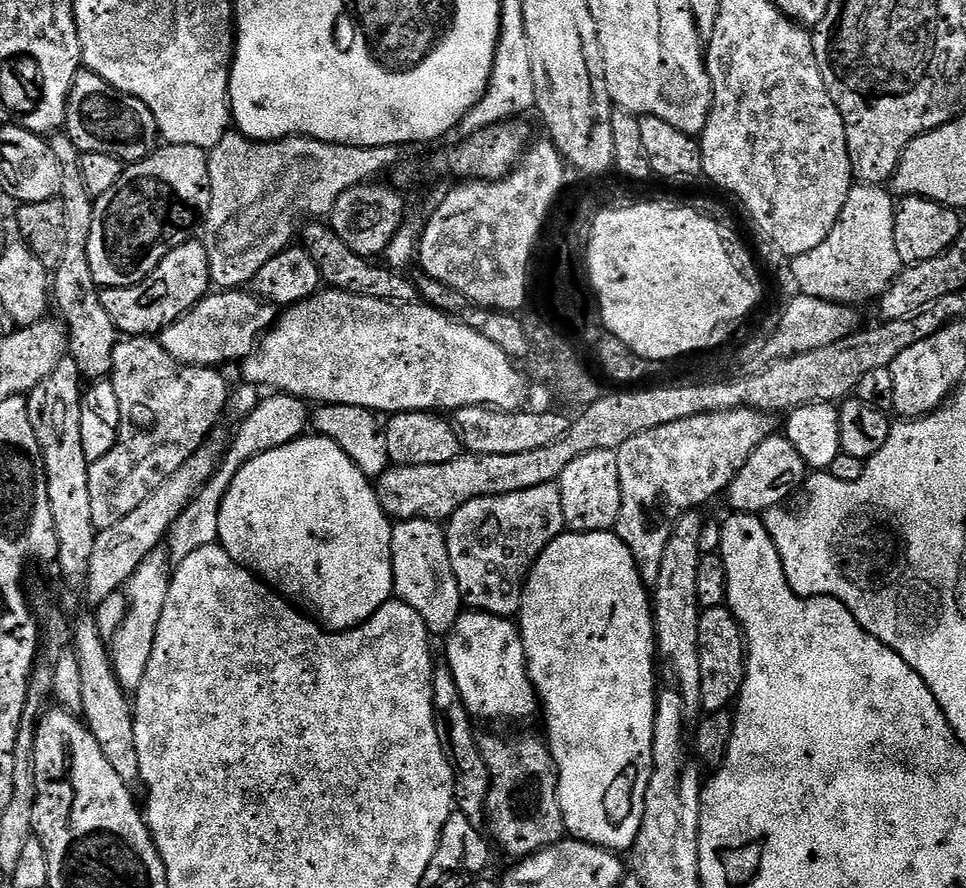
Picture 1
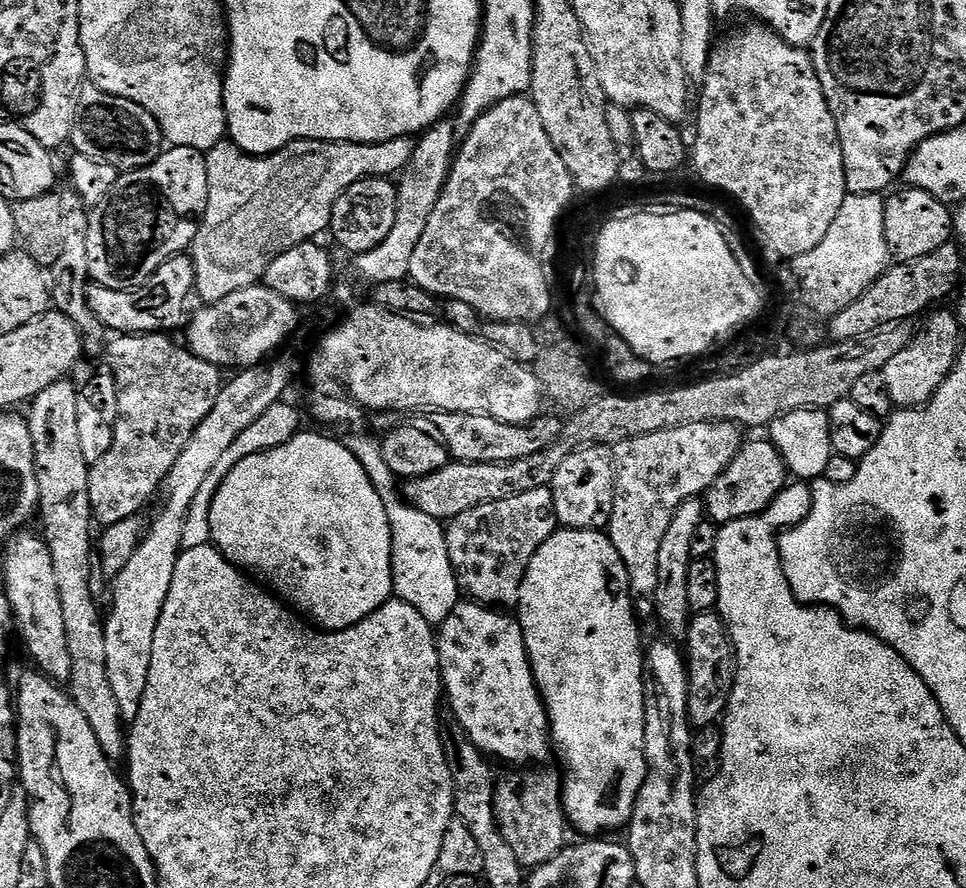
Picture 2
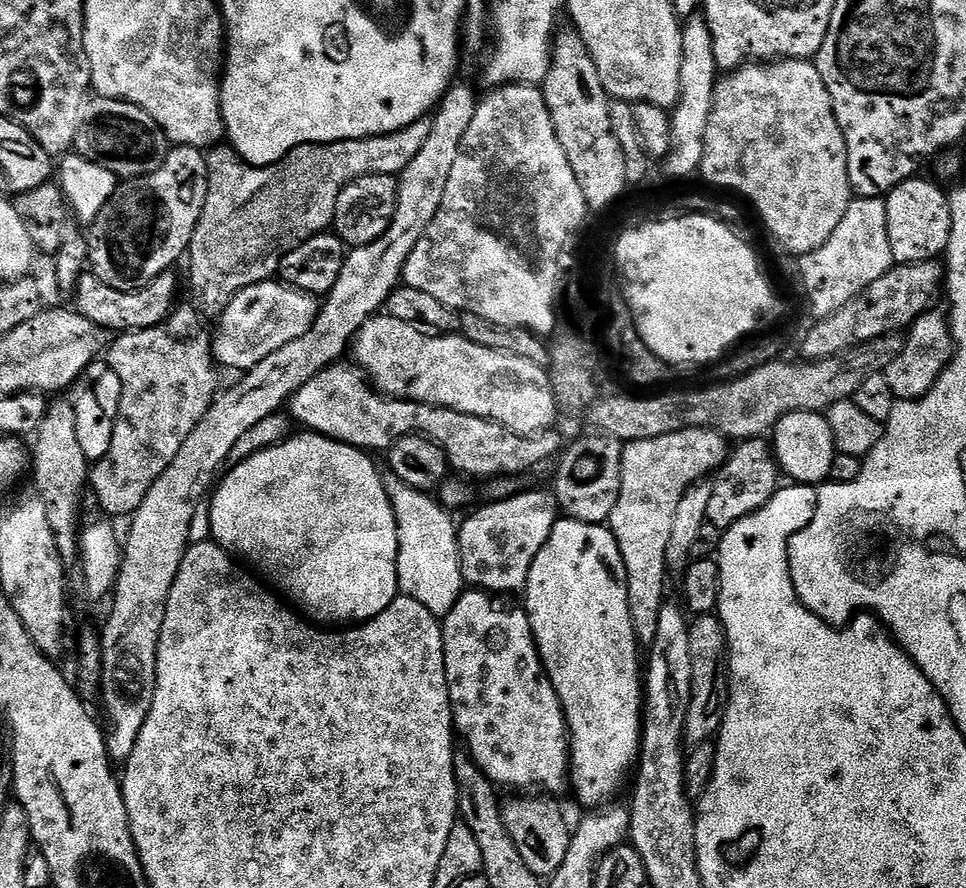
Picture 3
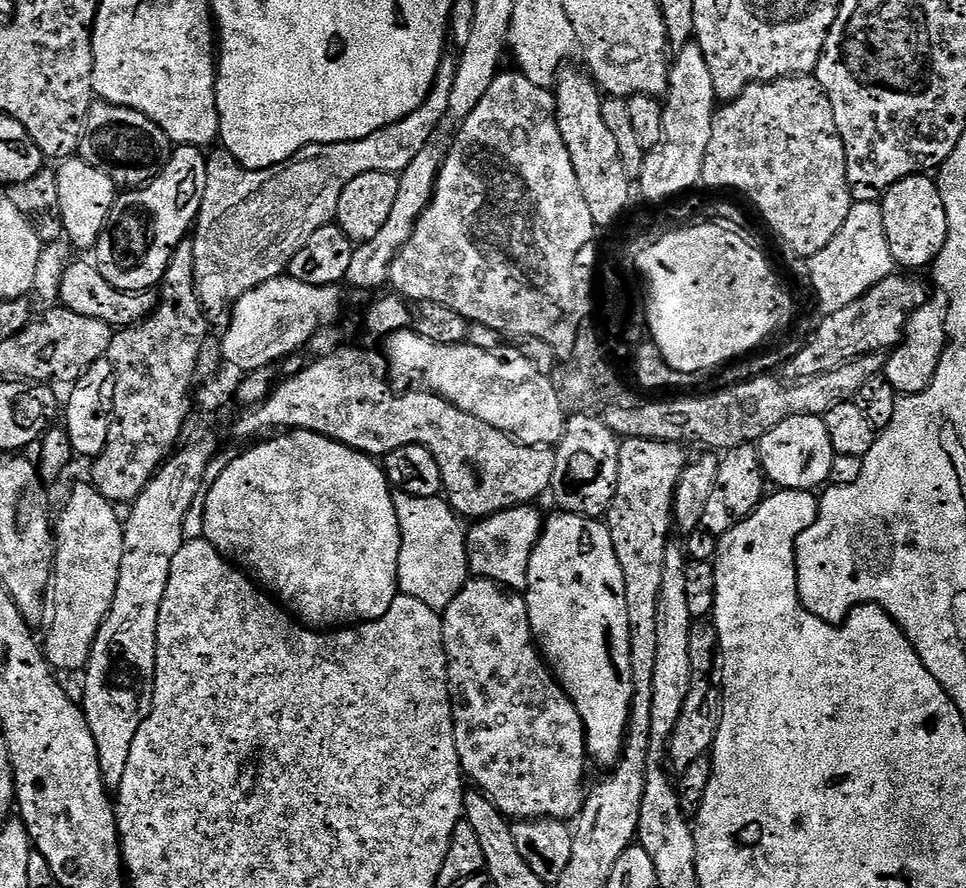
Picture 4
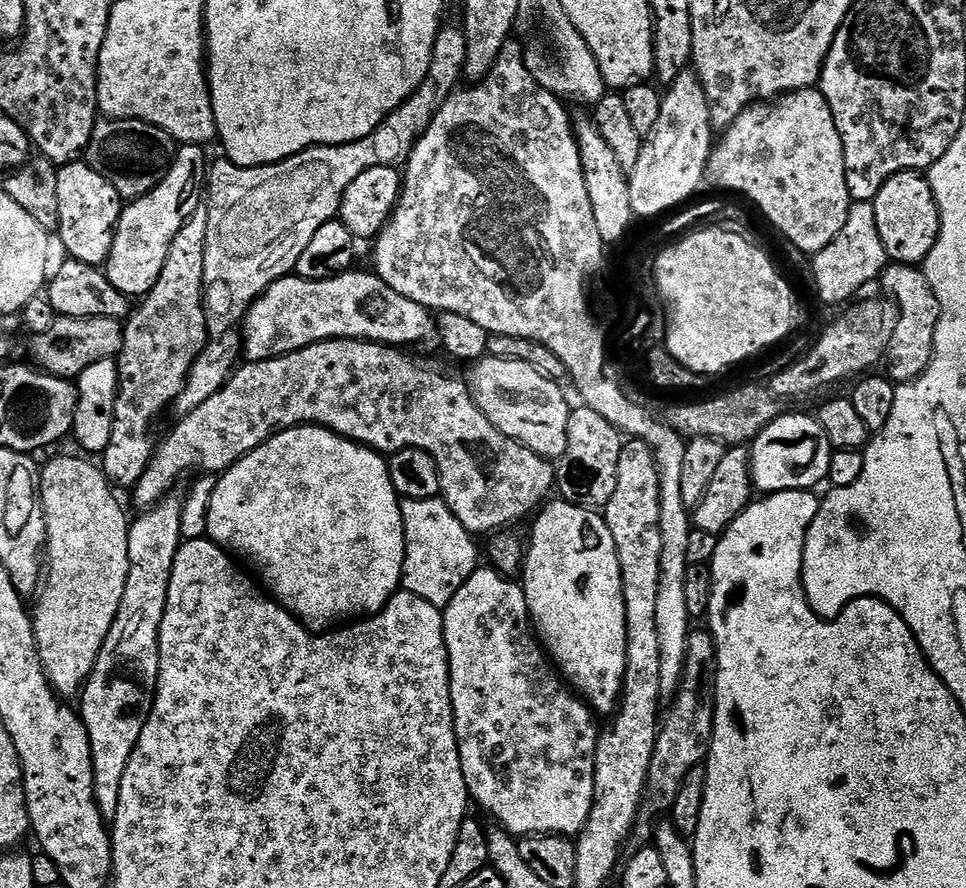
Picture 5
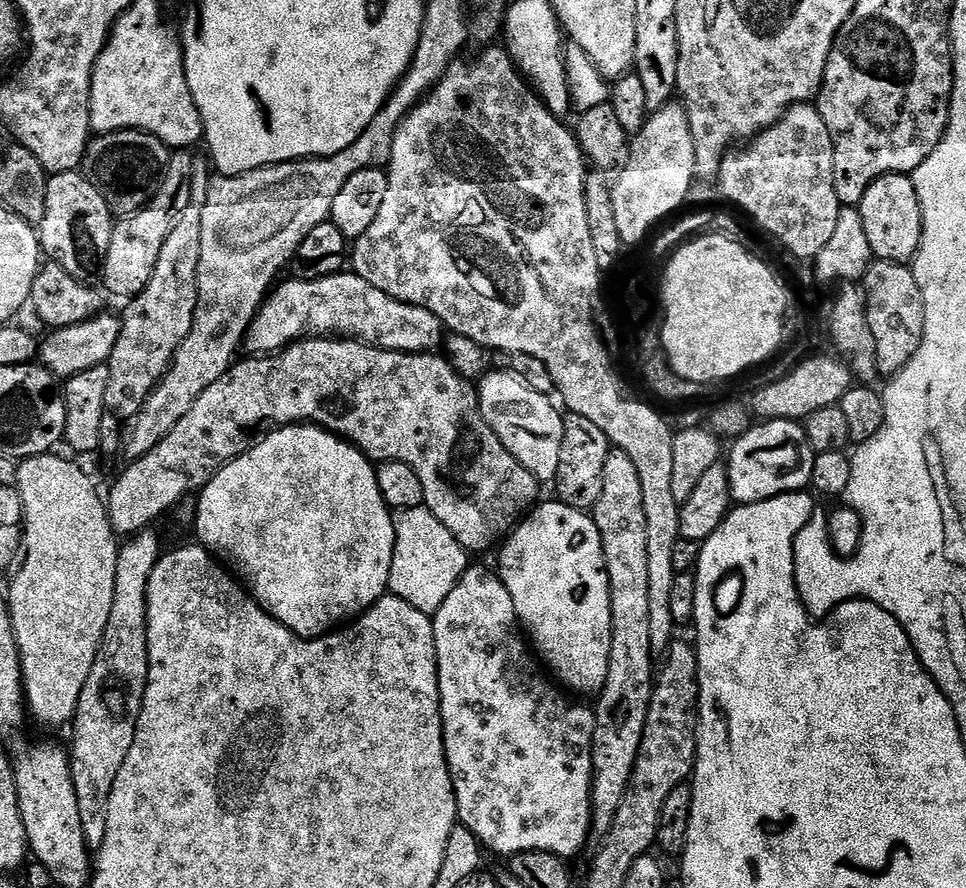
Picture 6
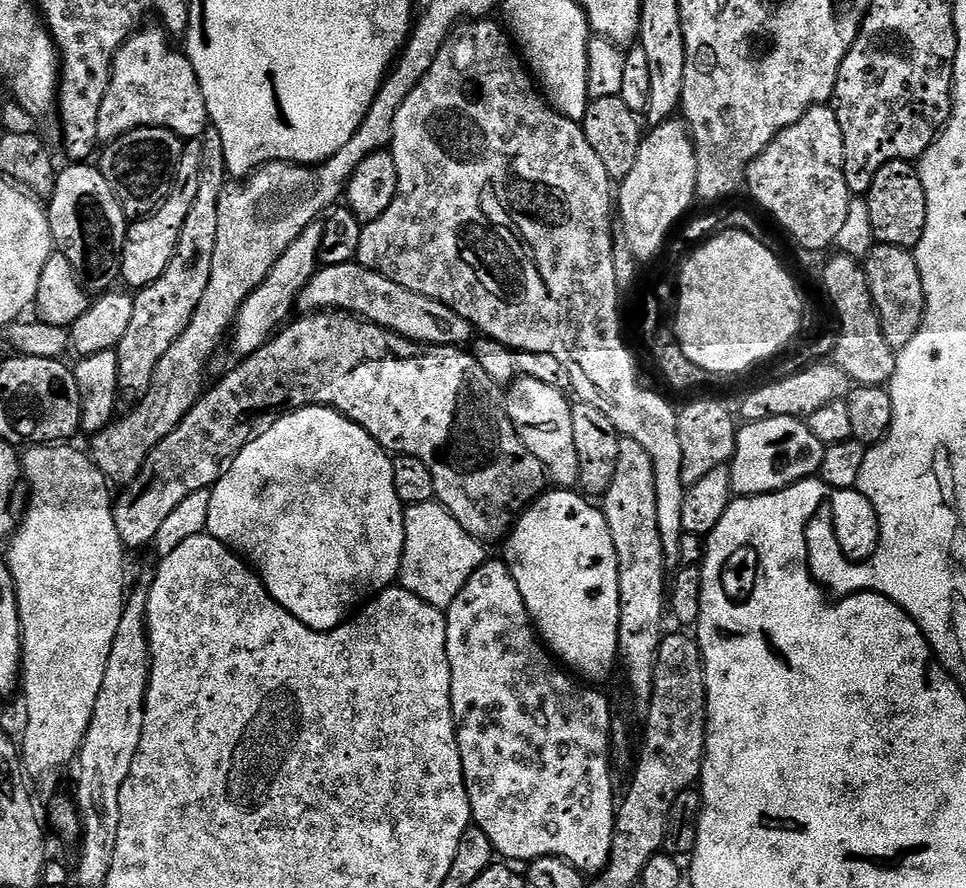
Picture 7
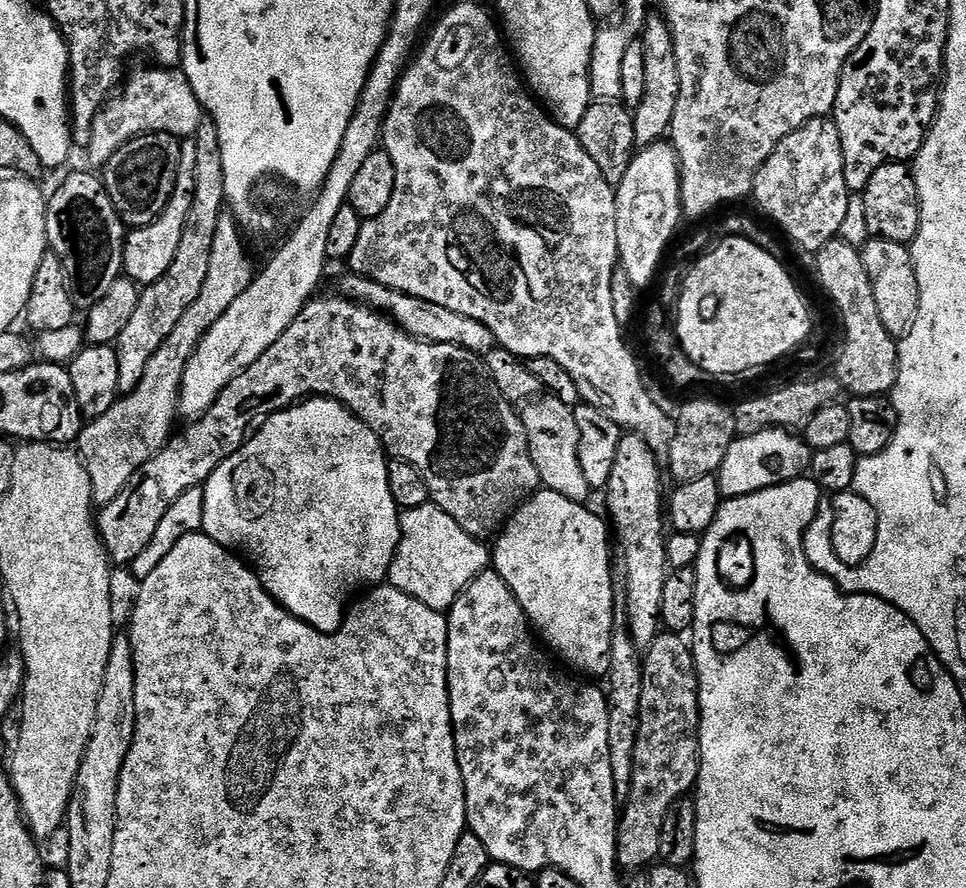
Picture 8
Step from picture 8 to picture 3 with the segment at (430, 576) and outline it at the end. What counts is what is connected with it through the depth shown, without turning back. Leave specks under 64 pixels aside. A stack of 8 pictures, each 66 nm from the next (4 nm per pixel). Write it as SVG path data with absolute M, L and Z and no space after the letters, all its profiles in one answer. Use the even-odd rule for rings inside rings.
M391 470L383 473L386 498L394 510L398 526L398 582L403 595L422 602L430 614L438 618L448 612L458 602L466 585L460 561L460 537L457 521L452 521L453 513L444 507L435 495L420 492L414 486L402 482L398 474Z

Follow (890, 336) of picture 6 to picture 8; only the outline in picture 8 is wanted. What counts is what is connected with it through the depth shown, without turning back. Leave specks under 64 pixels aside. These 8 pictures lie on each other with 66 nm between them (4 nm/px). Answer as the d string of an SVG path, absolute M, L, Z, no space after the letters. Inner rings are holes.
M869 238L859 251L866 273L873 284L874 301L877 302L884 327L895 338L907 336L918 314L918 278L916 268L912 265L911 247L890 242L886 238Z

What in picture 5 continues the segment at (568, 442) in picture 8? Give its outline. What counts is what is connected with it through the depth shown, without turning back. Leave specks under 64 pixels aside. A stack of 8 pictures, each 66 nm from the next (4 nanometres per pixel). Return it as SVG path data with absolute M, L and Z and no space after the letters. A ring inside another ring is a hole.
M489 354L471 365L466 387L473 403L502 434L516 440L523 448L536 452L545 460L559 461L566 450L570 403L561 385L542 378L527 359L503 360Z

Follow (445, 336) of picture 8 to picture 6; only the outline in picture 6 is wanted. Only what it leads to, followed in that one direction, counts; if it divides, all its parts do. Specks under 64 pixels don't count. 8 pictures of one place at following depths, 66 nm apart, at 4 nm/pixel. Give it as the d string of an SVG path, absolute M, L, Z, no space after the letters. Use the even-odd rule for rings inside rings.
M345 270L333 276L281 283L261 304L260 311L248 327L247 347L252 347L251 351L256 354L271 354L298 340L329 334L365 338L391 346L397 352L426 352L439 349L436 348L439 344L441 347L446 331L443 322L431 312L431 307L400 300L375 280L357 272Z

